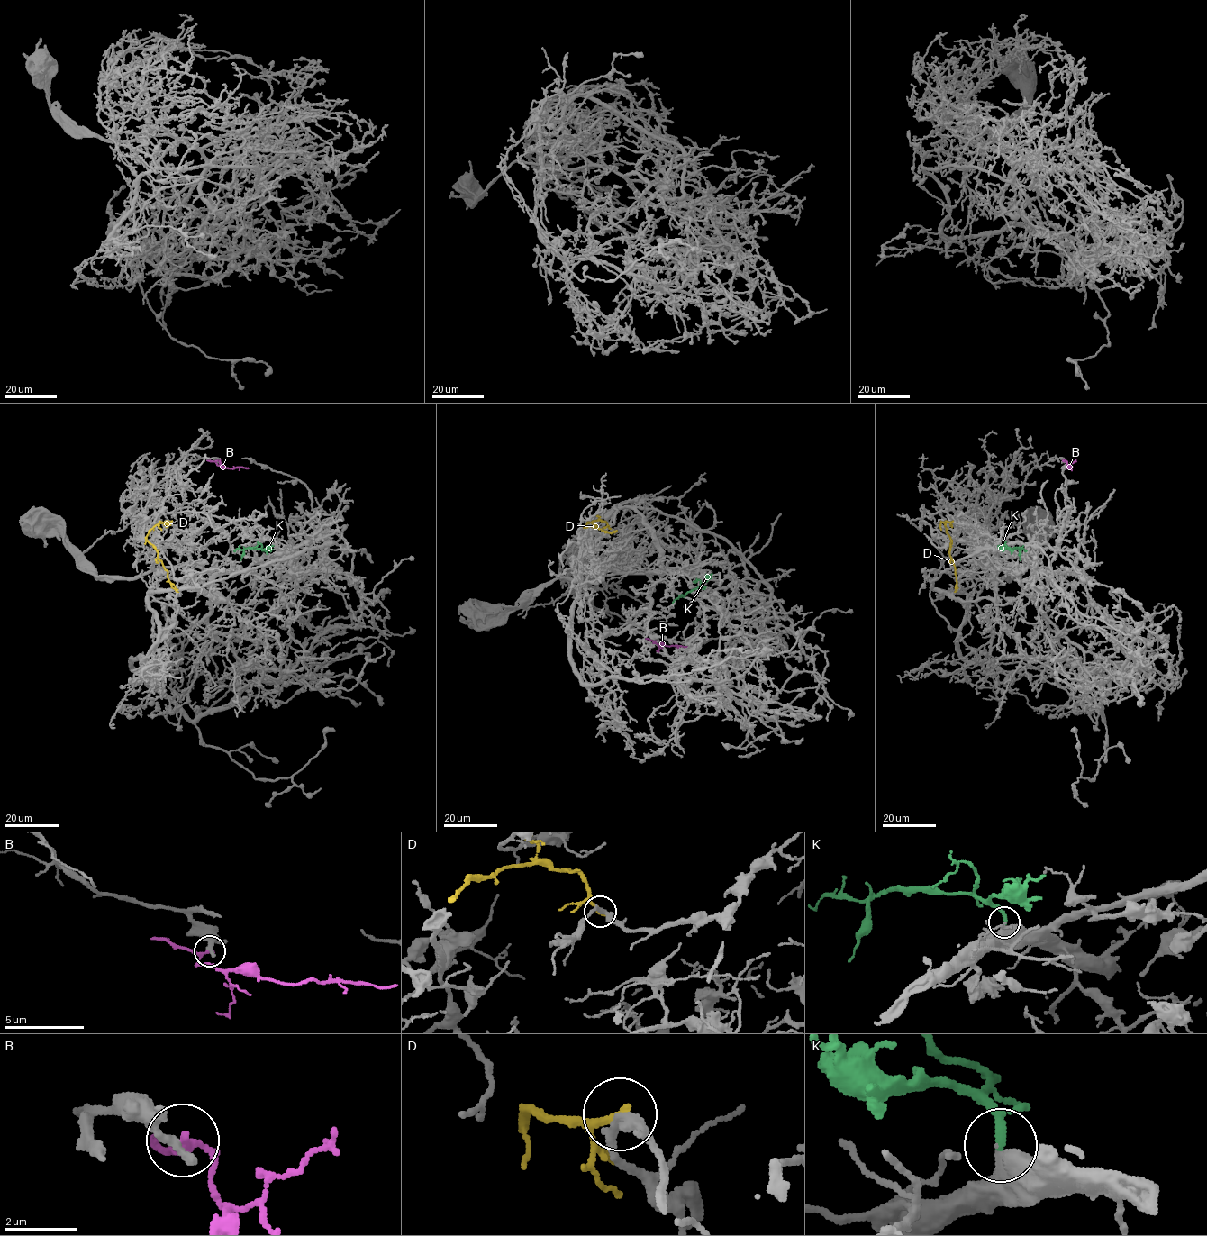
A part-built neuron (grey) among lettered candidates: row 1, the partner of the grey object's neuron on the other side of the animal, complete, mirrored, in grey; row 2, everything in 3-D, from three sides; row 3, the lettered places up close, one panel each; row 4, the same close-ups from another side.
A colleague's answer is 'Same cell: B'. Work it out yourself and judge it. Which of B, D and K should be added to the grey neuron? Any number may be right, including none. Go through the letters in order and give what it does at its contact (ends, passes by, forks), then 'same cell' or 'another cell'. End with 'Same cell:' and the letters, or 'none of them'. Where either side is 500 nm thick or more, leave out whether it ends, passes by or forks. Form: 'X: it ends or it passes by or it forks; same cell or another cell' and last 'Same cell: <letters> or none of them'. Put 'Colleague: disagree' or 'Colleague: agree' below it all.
B: it passes by; another cell
D: it passes by; another cell
K: same cell
Same cell: K
Colleague: disagree

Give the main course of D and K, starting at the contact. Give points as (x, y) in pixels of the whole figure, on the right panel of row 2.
D: (952, 522), (944, 522), (951, 541), (949, 553), (955, 567), (955, 592)
K: (1011, 553), (1013, 548), (1027, 550)

